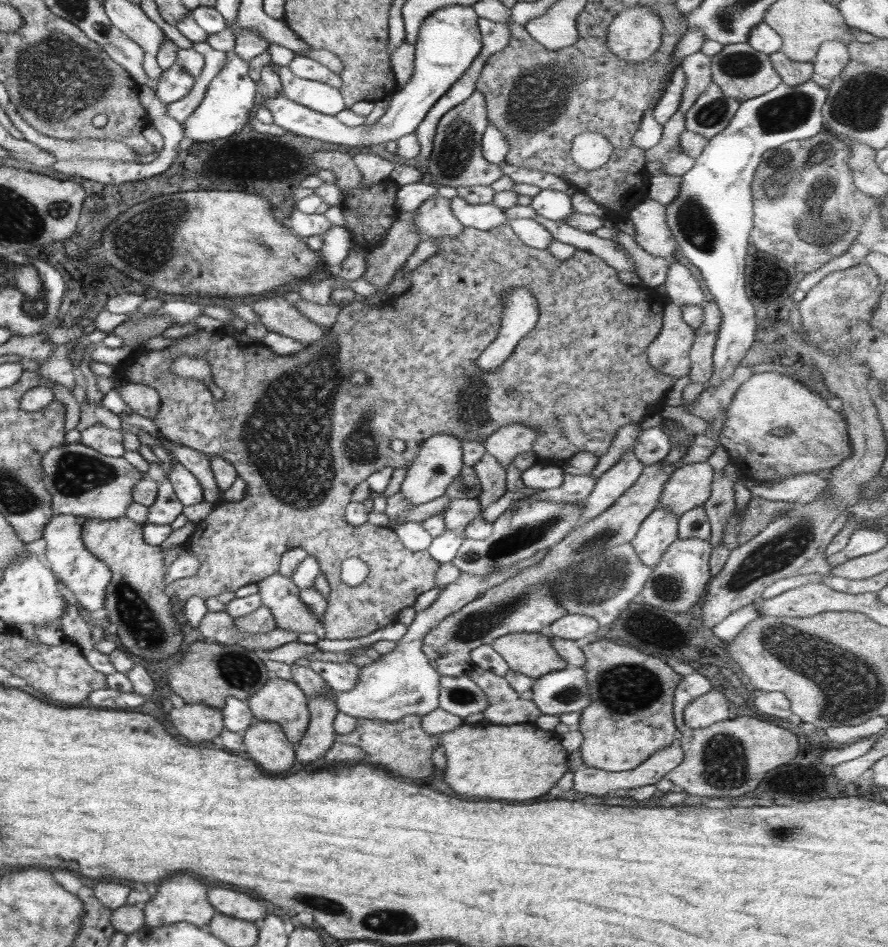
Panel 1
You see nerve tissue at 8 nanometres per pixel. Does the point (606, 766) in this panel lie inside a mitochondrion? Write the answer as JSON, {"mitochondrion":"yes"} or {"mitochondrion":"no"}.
{"mitochondrion":"no"}

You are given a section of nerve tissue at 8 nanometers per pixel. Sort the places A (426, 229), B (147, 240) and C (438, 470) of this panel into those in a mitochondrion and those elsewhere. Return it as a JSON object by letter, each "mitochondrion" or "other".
{"A":"other","B":"mitochondrion","C":"mitochondrion"}

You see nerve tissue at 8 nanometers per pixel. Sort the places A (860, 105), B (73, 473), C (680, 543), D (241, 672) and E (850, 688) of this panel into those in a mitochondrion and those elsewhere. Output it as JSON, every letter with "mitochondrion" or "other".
{"A":"mitochondrion","B":"mitochondrion","C":"other","D":"mitochondrion","E":"mitochondrion"}

